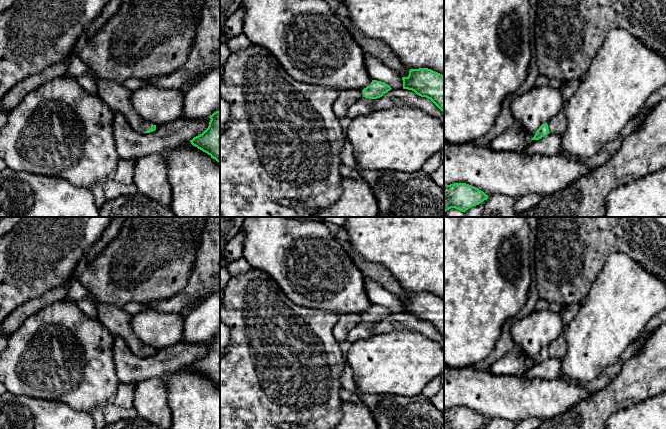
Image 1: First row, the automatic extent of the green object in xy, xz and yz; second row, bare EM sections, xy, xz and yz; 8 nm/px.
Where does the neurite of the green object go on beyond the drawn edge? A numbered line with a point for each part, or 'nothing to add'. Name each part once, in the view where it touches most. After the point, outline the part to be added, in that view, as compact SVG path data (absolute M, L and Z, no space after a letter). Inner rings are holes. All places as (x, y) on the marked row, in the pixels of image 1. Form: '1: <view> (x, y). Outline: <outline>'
1: xy (118, 98). Outline: M96 79L97 94L105 101L113 112L121 112L130 125L138 132L149 130L152 123L146 122L134 110L131 104L131 90L126 89L122 83L108 79Z

